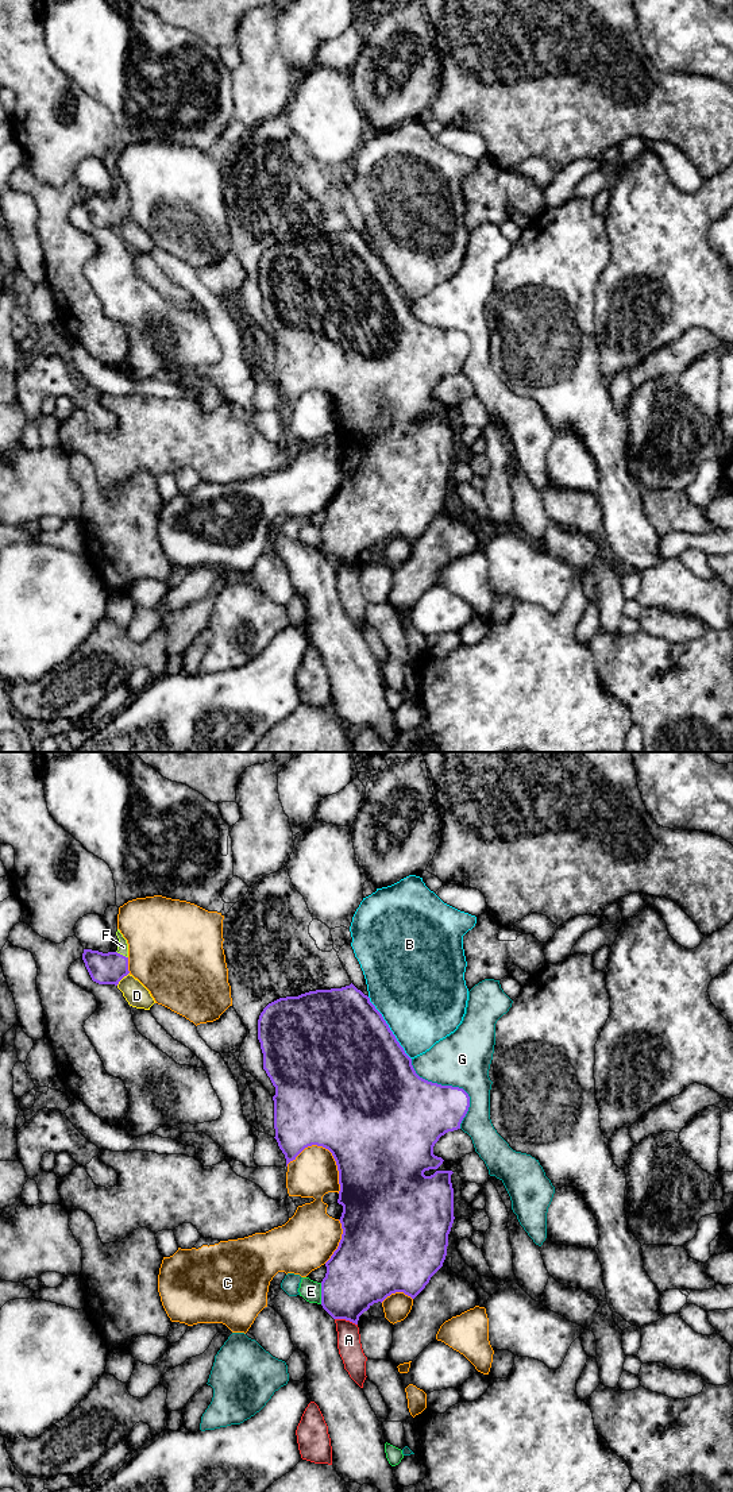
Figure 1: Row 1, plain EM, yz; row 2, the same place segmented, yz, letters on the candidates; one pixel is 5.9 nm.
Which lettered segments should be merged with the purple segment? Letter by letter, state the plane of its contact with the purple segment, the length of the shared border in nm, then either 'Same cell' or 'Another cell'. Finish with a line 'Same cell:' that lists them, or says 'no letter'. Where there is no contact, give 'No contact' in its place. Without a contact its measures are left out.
A: Touches purple in yz. Shared border 140 nm. Another cell
B: Touches purple in yz. Shared border 460 nm. Another cell
C: Touches purple in yz. Shared border 360 nm. Another cell
D: Touches purple in yz. Shared border 110 nm. Another cell
E: Touches purple in yz. Shared border 130 nm. Another cell
F: Touches purple in yz. Shared border 80 nm. Same cell
G: Touches purple in yz. Shared border 500 nm. Another cell
Same cell: F

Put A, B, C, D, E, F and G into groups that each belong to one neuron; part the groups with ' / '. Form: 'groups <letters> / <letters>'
groups A / B / C / D / E / F / G

